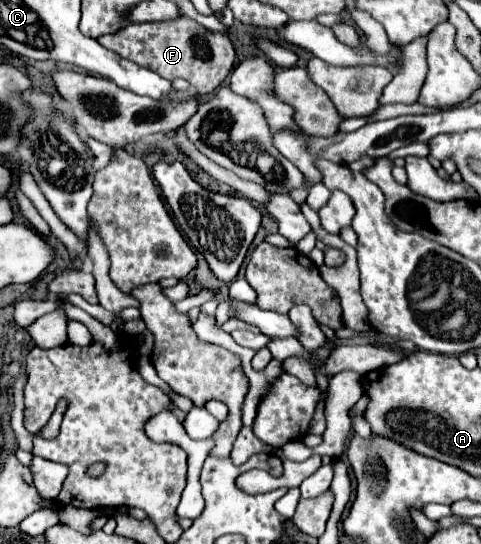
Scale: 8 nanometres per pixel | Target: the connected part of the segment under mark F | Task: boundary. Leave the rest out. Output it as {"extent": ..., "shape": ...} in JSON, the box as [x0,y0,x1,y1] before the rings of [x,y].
{"extent":[98,17,234,97],"shape":[[[180,17],[172,21],[156,23],[132,23],[116,33],[98,37],[104,47],[116,51],[120,57],[132,63],[156,71],[164,79],[182,77],[192,85],[192,91],[200,97],[212,95],[212,91],[230,75],[234,65],[234,47],[230,39],[222,33],[212,33],[206,29],[206,53],[204,53],[204,27],[194,19]]]}

